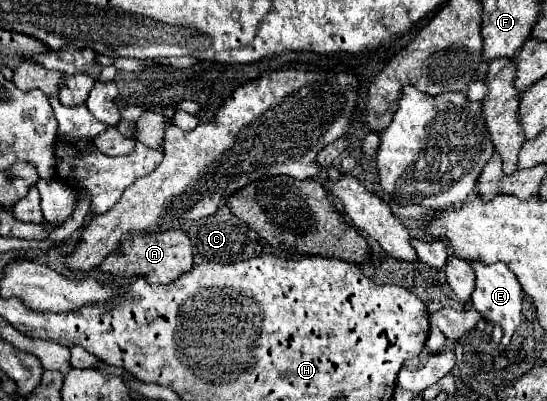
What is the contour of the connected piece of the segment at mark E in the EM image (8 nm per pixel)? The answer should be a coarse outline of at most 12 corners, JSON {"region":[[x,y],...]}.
{"region":[[472,262],[474,308],[504,330],[496,370],[522,324],[524,290],[502,262]]}

